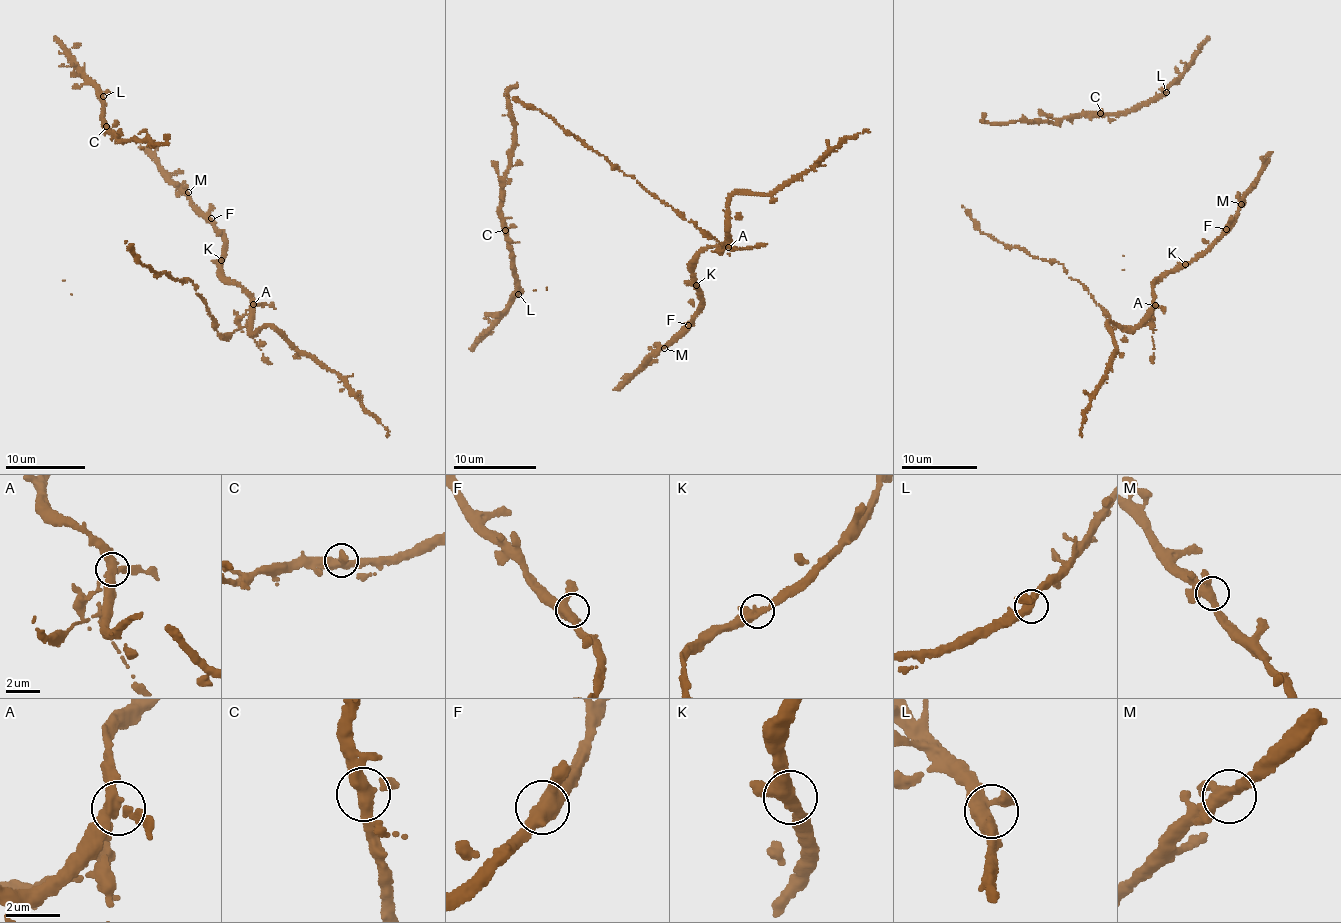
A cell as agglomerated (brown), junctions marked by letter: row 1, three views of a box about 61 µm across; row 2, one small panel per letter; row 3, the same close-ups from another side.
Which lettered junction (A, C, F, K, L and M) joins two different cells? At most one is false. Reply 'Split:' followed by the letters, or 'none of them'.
Split: A

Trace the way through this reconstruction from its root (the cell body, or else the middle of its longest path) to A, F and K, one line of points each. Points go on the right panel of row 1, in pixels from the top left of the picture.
A: (1019, 246), (1038, 258), (1058, 262), (1069, 277), (1083, 286), (1103, 313), (1121, 327), (1147, 324), (1156, 305)
F: (1019, 246), (1038, 258), (1058, 262), (1113, 323), (1130, 328), (1150, 323), (1156, 280), (1198, 258), (1226, 229)
K: (1019, 246), (1038, 258), (1058, 262), (1113, 323), (1128, 328), (1150, 323), (1156, 280), (1185, 264)

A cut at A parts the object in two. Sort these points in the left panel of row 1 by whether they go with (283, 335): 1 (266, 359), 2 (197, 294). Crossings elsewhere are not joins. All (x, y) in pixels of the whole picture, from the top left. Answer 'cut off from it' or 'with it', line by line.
1: cut off from it
2: cut off from it

